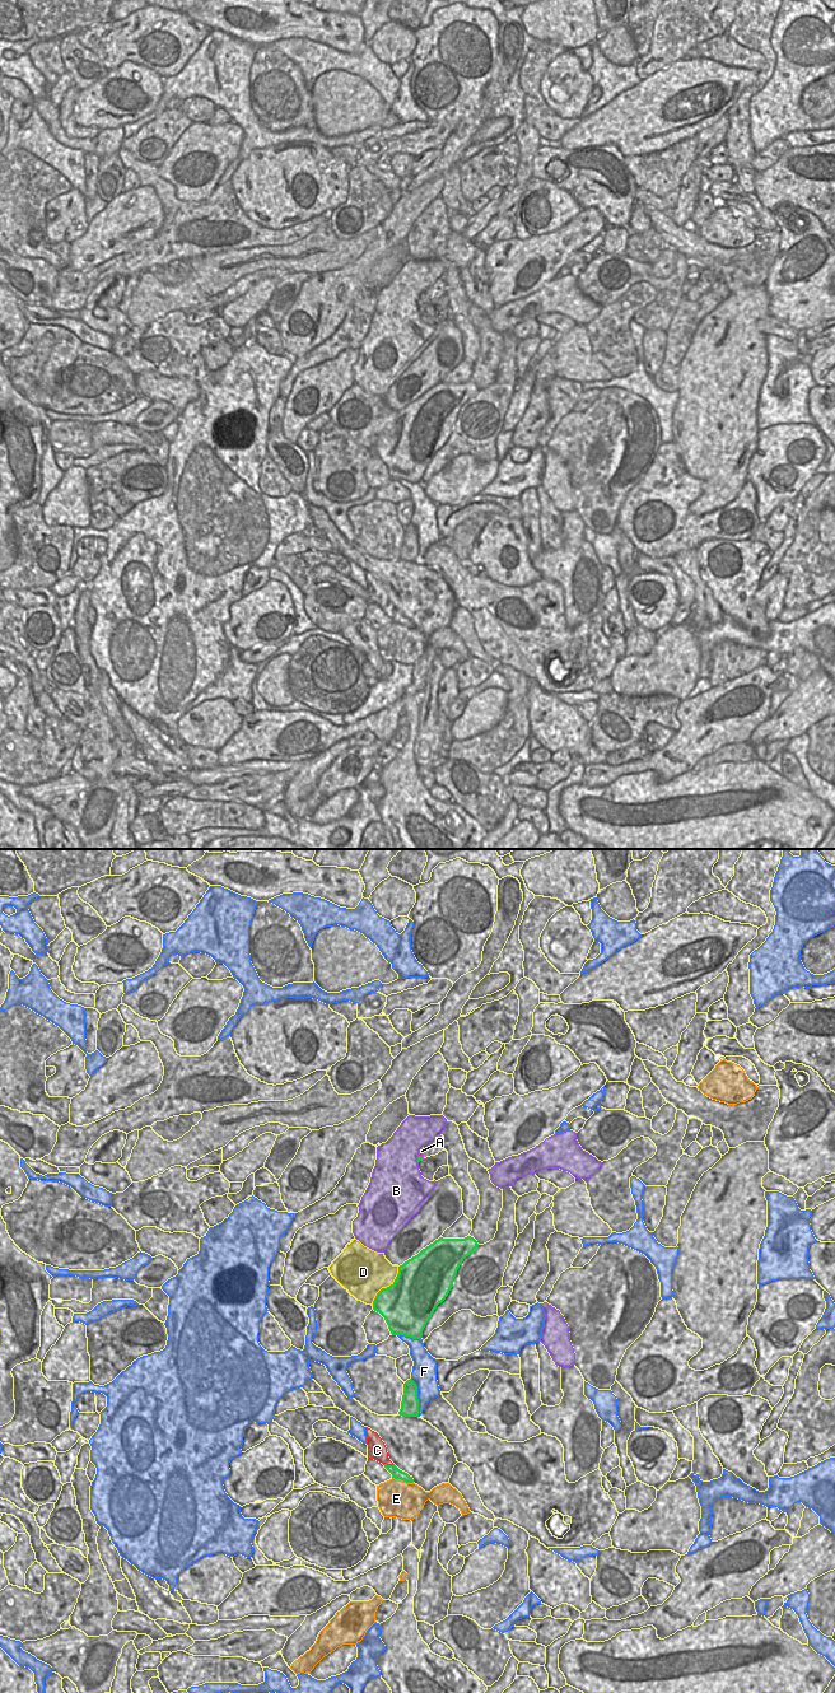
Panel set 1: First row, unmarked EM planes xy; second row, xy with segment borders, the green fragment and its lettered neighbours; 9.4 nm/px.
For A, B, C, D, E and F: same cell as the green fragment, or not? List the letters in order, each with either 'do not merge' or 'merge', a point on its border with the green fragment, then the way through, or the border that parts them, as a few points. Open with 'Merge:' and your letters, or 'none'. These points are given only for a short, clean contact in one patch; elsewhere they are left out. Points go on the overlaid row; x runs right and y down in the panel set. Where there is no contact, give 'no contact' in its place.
Merge: none
A: do not merge | xy (420, 1157) | along xy (418, 1156), (423, 1159)
B: do not merge | xy (418, 1160)
C: do not merge | xy (388, 1465)
D: do not merge | xy (387, 1287)
E: do not merge | xy (402, 1479) | along xy (392, 1477), (413, 1483)
F: do not merge | xy (416, 1398)

